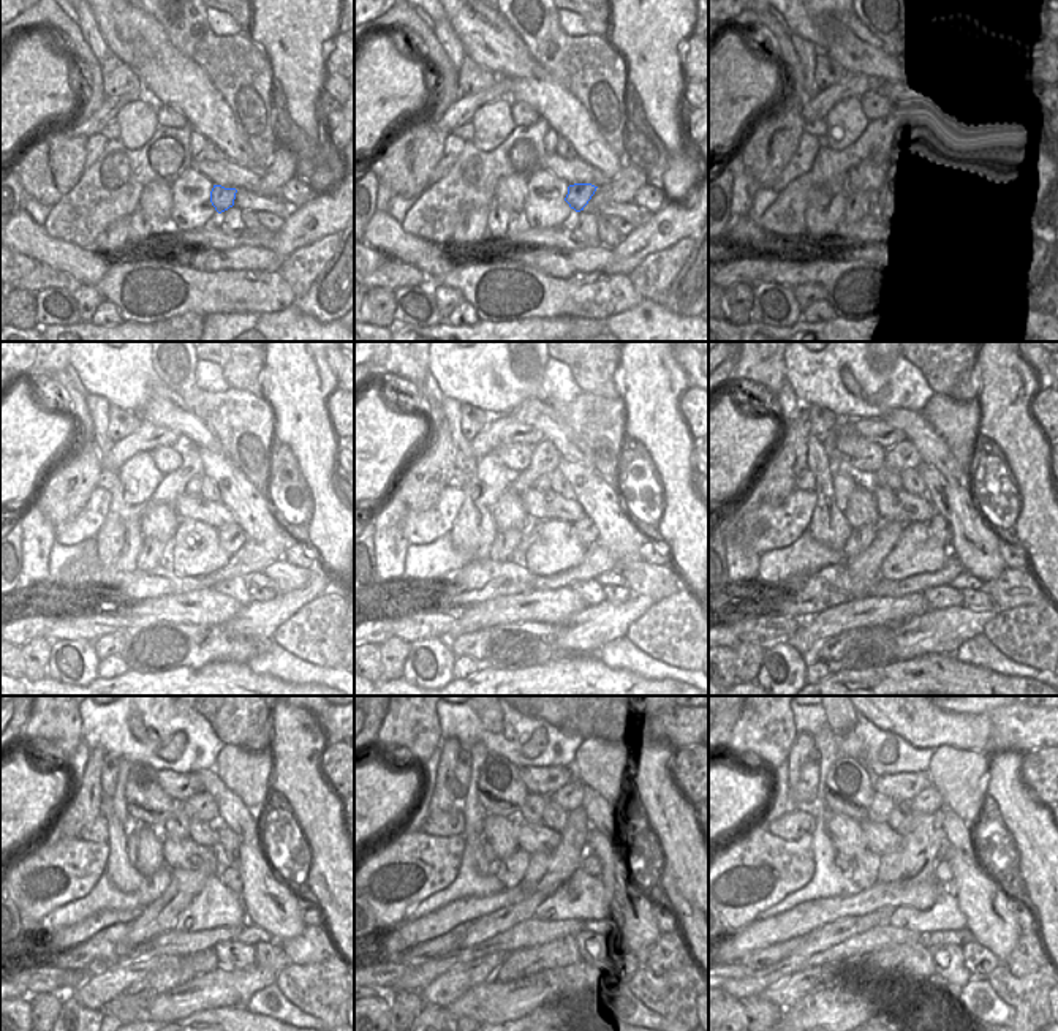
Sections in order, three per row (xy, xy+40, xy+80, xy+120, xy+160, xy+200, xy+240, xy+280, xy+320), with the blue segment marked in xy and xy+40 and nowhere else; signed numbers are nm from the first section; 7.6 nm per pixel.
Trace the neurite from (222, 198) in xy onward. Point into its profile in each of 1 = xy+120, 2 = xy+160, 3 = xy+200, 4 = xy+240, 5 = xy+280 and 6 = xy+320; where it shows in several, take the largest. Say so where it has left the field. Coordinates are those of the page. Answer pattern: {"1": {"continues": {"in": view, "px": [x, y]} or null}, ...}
{"1": {"continues": {"in": "xy+120", "px": [231, 536]}}, "2": {"continues": {"in": "xy+160", "px": [585, 532]}}, "3": {"continues": {"in": "xy+200", "px": [938, 525]}}, "4": {"continues": {"in": "xy+240", "px": [231, 878]}}, "5": {"continues": {"in": "xy+280", "px": [589, 872]}}, "6": {"continues": {"in": "xy+320", "px": [943, 873]}}}

